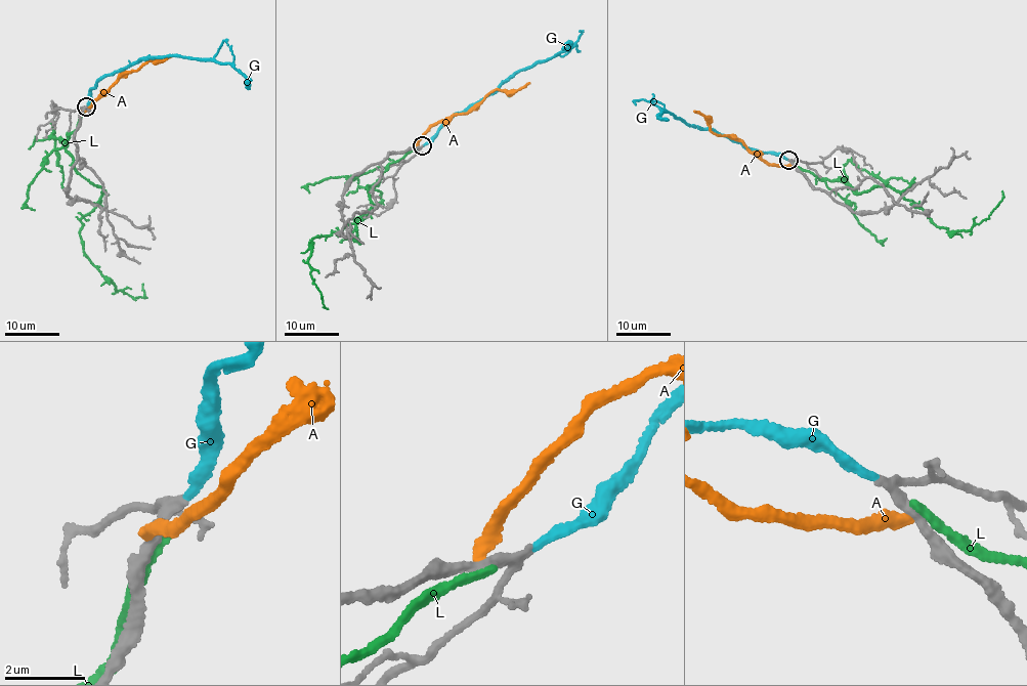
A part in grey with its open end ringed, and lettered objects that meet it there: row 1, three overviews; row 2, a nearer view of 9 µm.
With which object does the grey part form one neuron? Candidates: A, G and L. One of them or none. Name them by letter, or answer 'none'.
G

